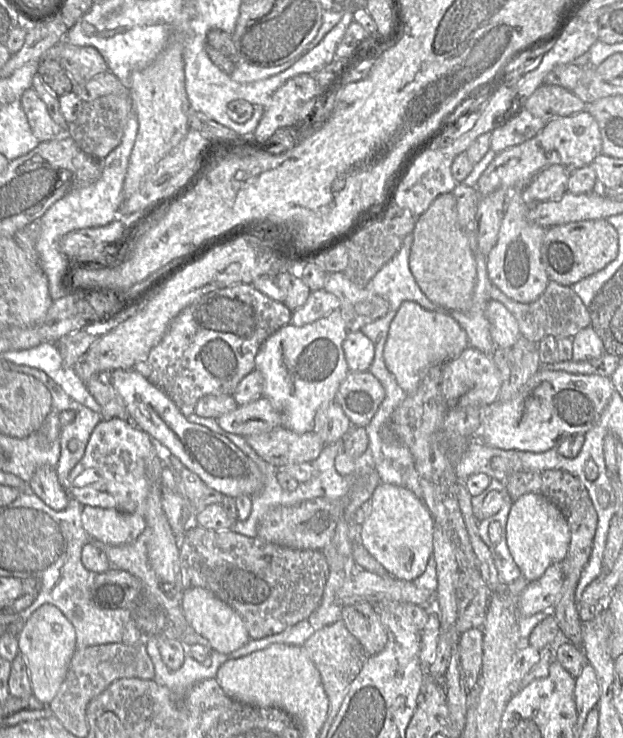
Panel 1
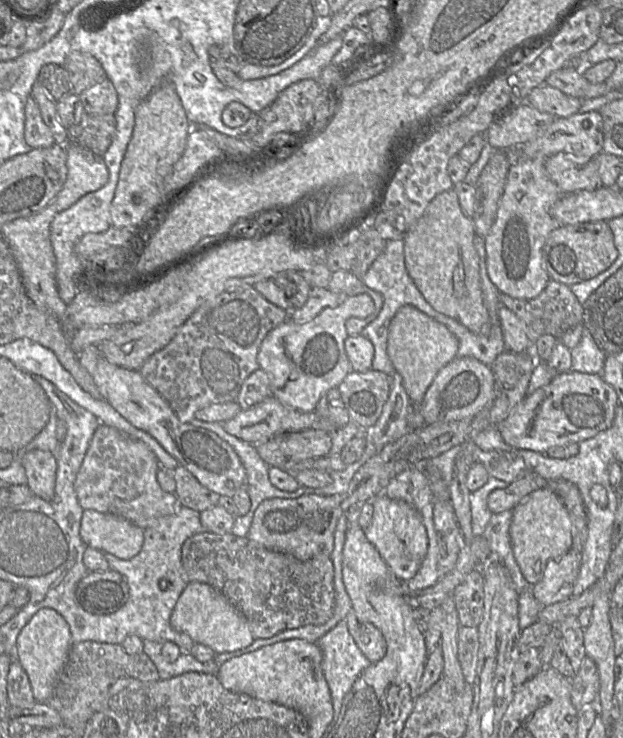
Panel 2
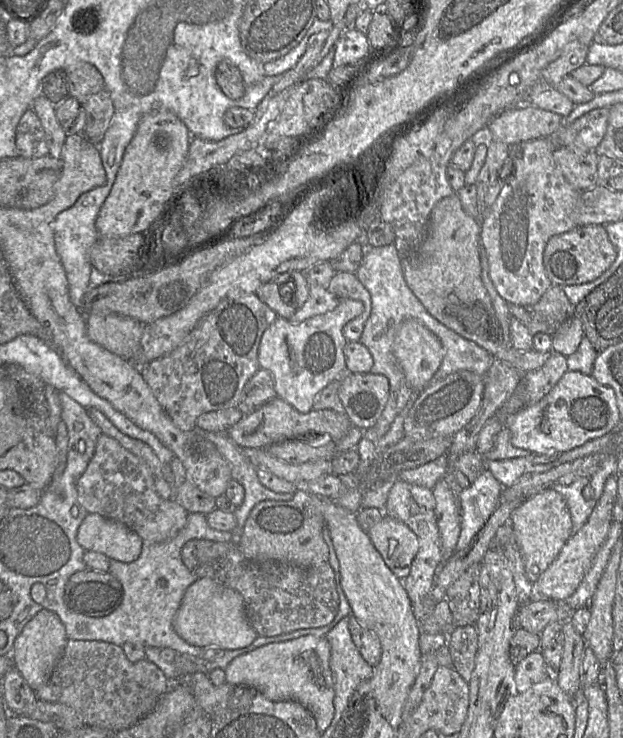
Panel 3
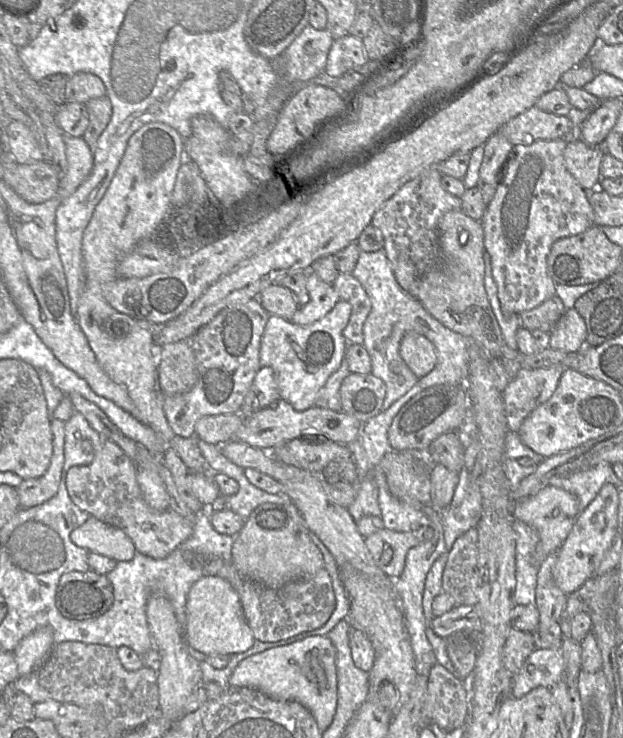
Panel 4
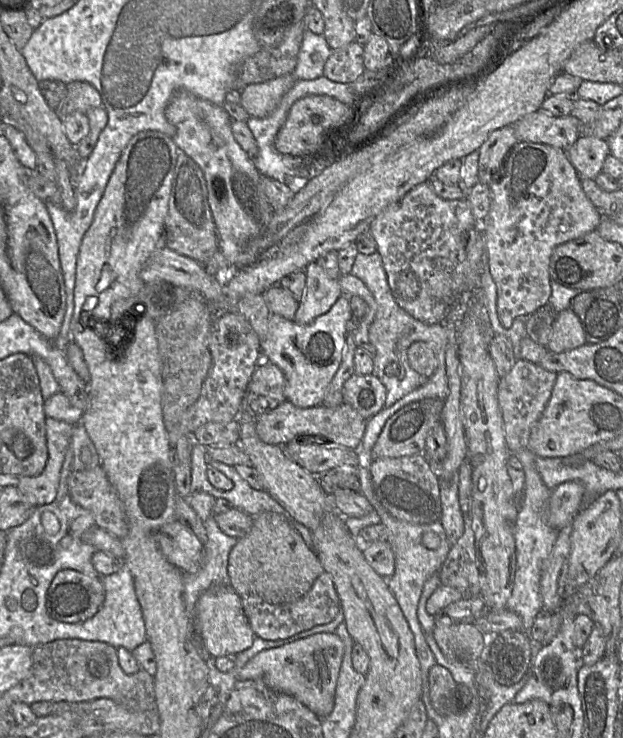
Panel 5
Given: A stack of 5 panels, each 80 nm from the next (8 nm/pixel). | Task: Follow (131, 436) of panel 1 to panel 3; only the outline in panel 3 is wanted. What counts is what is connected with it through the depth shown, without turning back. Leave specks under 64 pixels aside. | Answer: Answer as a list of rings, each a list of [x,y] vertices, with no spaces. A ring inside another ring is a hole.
[[[101,434],[92,459],[77,480],[77,499],[88,513],[97,513],[125,524],[141,537],[143,543],[163,542],[186,525],[188,512],[176,499],[160,497],[154,481],[146,463],[115,439]]]

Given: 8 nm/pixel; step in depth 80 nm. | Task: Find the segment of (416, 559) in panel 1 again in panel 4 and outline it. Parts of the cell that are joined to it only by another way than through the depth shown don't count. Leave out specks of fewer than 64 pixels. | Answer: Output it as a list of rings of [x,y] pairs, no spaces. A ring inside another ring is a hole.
[[[383,528],[365,538],[365,545],[377,566],[395,580],[403,572],[410,548],[419,543],[412,534]]]

